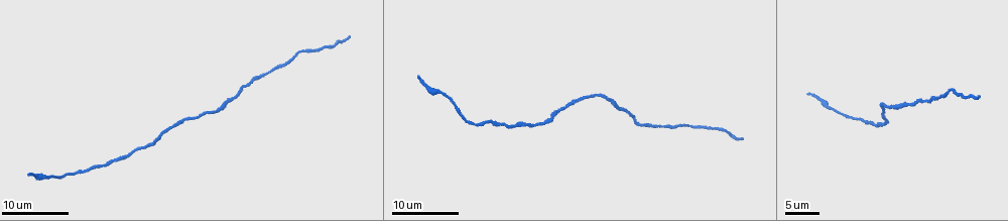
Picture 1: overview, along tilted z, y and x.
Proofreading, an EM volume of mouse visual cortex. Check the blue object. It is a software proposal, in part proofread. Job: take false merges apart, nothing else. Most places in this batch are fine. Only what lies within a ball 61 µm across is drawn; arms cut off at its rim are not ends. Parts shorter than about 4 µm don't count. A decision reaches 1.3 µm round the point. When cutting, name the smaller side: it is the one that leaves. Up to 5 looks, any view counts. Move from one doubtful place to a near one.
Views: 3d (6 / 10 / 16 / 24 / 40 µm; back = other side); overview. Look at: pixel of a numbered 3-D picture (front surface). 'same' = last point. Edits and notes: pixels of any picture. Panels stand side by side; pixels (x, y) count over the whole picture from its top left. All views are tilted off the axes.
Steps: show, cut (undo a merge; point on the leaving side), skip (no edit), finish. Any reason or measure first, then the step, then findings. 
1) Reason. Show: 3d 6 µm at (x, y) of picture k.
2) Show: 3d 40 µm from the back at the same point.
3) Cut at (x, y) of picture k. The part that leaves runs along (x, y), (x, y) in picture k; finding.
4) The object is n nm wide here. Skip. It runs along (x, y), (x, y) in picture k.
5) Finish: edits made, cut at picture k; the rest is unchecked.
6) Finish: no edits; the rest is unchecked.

Narrows sharply. Show: 3d 16 µm at (715, 130) of picture 1.

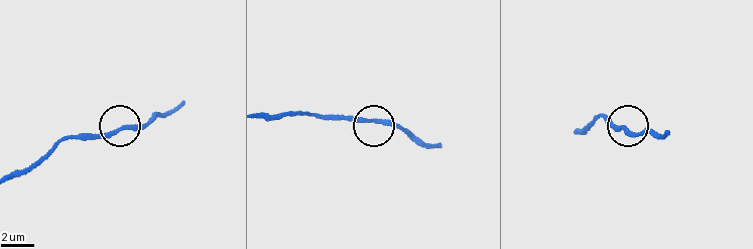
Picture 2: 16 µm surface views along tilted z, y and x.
Show: 3d 6 µm at (372, 120) of picture 2.

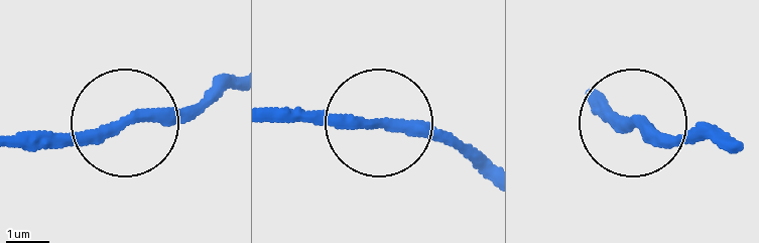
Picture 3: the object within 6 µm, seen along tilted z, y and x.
Skip. It runs along (591, 104), (652, 143), (679, 143) in picture 3; continuous, no second cell.

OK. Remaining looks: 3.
Narrows sharply. Show: 3d 24 µm at (269, 74) of picture 1.

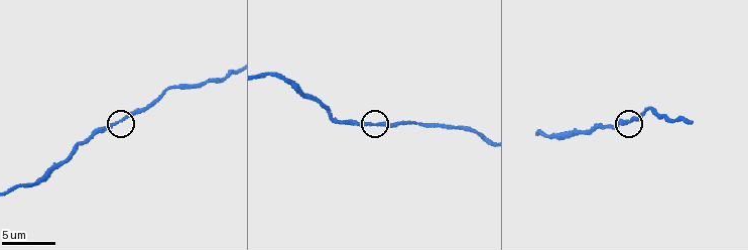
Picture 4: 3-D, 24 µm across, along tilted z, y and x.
Zoom in. Show: 3d 10 µm at (630, 122) of picture 4.

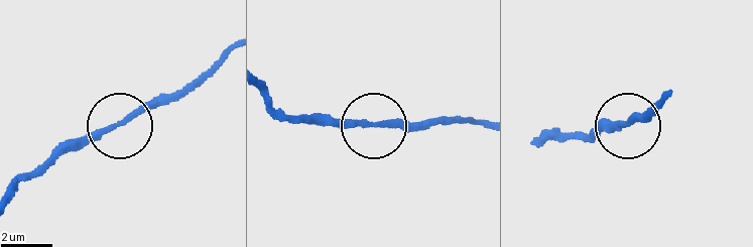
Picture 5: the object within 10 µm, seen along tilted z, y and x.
The object is 200 nm wide here. Skip. It runs along (10, 193), (55, 159), (190, 88) in picture 5; all the same cell.

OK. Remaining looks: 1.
Finish: no edits; the rest is unchecked.

